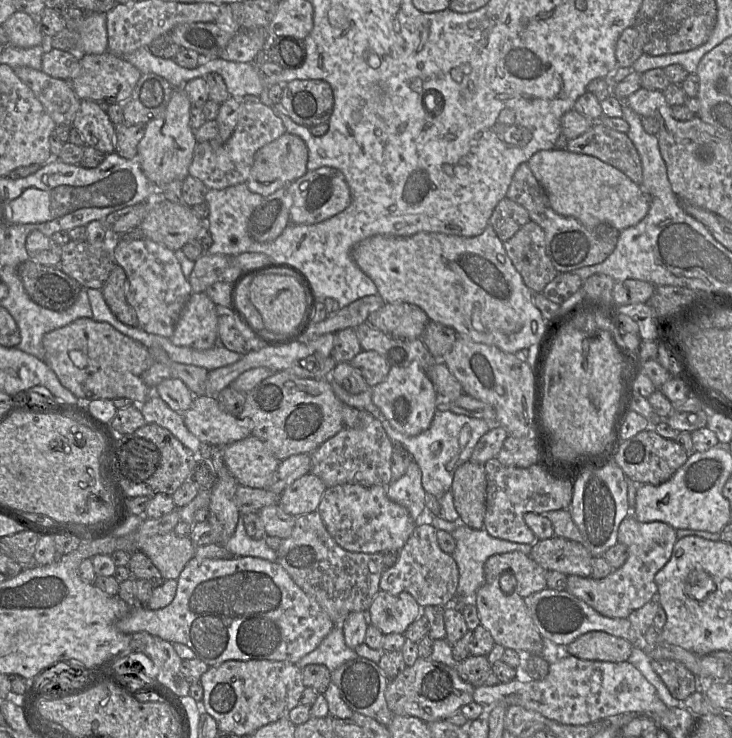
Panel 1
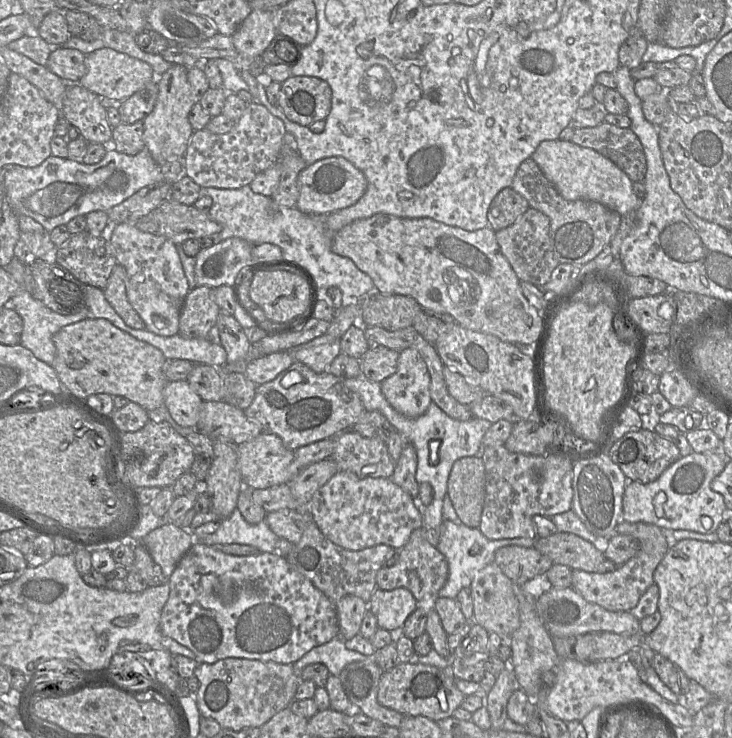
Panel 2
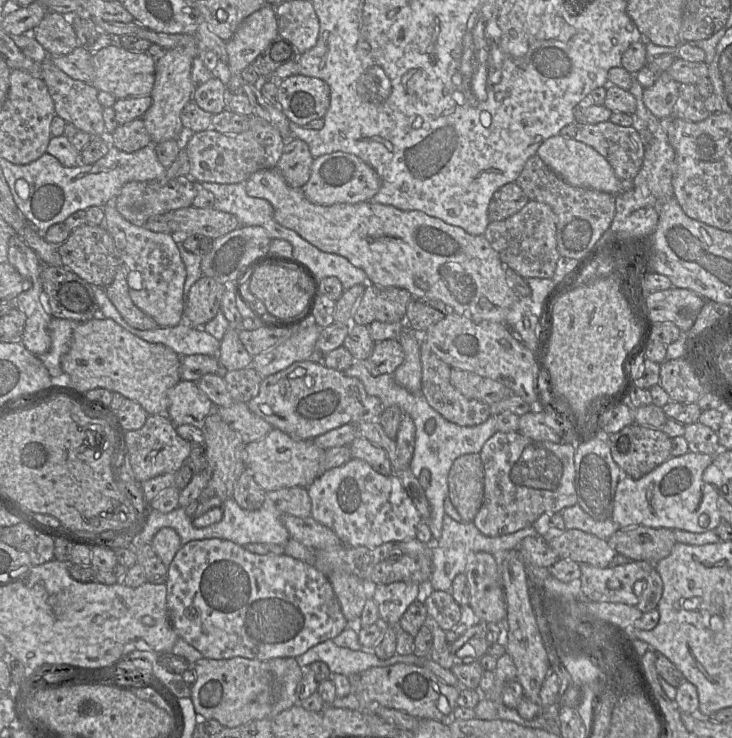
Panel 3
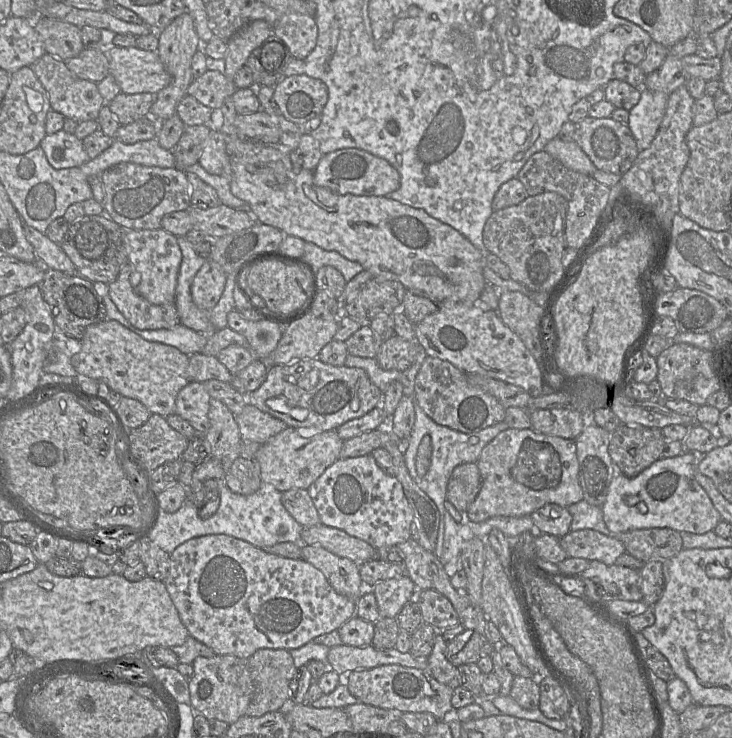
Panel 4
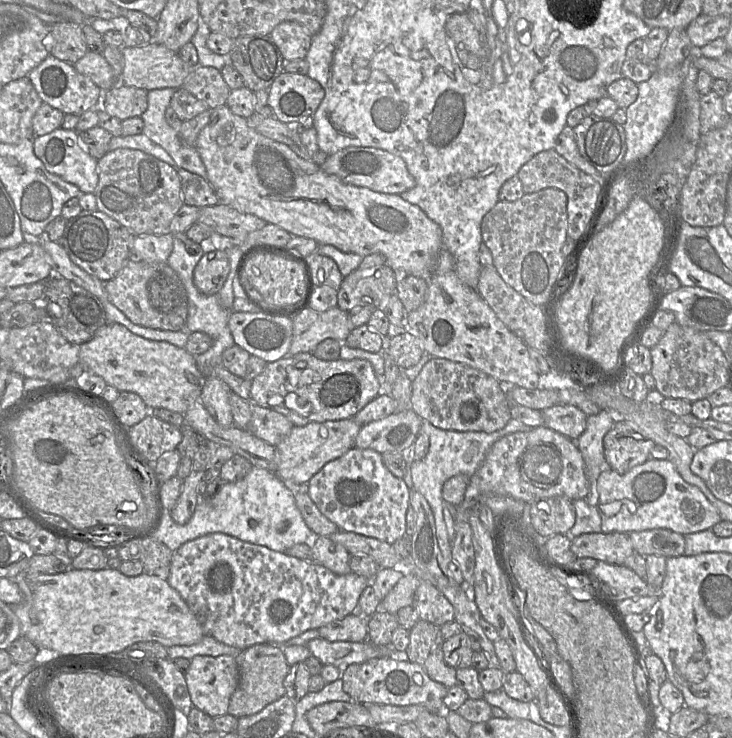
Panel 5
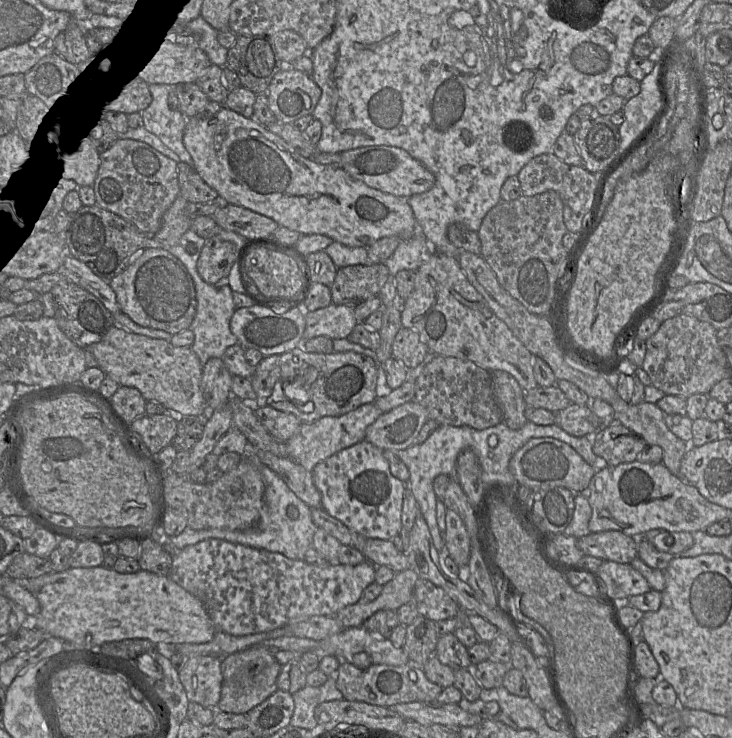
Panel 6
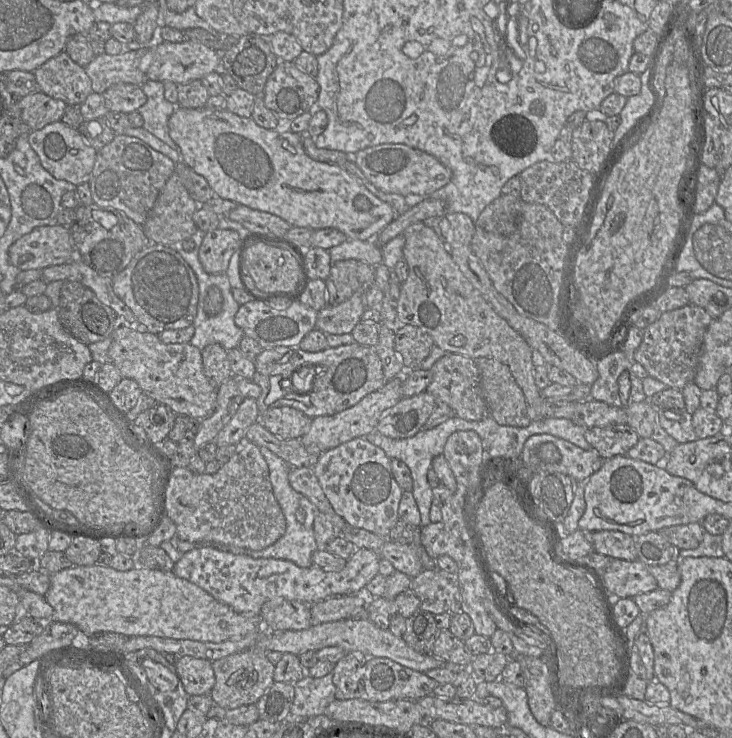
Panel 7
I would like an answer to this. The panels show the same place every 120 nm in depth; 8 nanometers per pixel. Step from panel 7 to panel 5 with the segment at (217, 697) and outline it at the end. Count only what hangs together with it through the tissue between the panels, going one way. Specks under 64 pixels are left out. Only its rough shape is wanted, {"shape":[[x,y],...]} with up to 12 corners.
{"shape":[[278,645],[239,652],[228,714],[254,715],[286,695]]}

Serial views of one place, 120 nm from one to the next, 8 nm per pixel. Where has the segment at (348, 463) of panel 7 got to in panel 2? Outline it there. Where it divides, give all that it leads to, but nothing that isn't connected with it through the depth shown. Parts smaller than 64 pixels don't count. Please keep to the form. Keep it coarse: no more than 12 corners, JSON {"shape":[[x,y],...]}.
{"shape":[[337,471],[308,515],[336,545],[399,551],[423,526],[389,478]]}

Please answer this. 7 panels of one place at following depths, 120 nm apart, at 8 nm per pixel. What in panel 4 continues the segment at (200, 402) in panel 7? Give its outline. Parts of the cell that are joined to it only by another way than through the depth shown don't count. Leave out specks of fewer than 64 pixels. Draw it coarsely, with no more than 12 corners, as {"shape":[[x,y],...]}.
{"shape":[[116,320],[90,325],[70,362],[151,414],[175,414],[188,355]]}

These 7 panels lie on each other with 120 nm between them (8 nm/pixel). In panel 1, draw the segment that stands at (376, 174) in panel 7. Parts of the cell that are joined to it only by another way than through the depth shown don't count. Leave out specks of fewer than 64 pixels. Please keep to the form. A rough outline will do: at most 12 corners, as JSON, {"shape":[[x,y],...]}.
{"shape":[[332,167],[288,185],[291,224],[322,222],[345,210],[351,192]]}

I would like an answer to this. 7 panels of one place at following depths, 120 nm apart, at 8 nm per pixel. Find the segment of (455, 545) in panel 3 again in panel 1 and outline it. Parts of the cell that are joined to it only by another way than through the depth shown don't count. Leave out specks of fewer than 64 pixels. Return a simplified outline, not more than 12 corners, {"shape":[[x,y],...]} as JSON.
{"shape":[[463,524],[450,534],[459,571],[456,598],[473,598],[490,556],[530,555],[532,545]]}

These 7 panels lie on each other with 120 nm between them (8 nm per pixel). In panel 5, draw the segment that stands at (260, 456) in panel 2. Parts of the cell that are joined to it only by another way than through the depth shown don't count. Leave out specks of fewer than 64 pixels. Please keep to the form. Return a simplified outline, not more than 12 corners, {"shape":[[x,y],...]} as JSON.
{"shape":[[353,418],[294,426],[275,447],[275,474],[306,487],[355,447]]}

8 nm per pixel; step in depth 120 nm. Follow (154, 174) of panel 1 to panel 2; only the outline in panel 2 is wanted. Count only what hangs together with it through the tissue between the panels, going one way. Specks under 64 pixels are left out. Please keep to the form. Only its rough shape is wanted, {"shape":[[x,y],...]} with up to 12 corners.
{"shape":[[182,65],[156,77],[145,149],[159,166],[183,159],[195,102]]}

